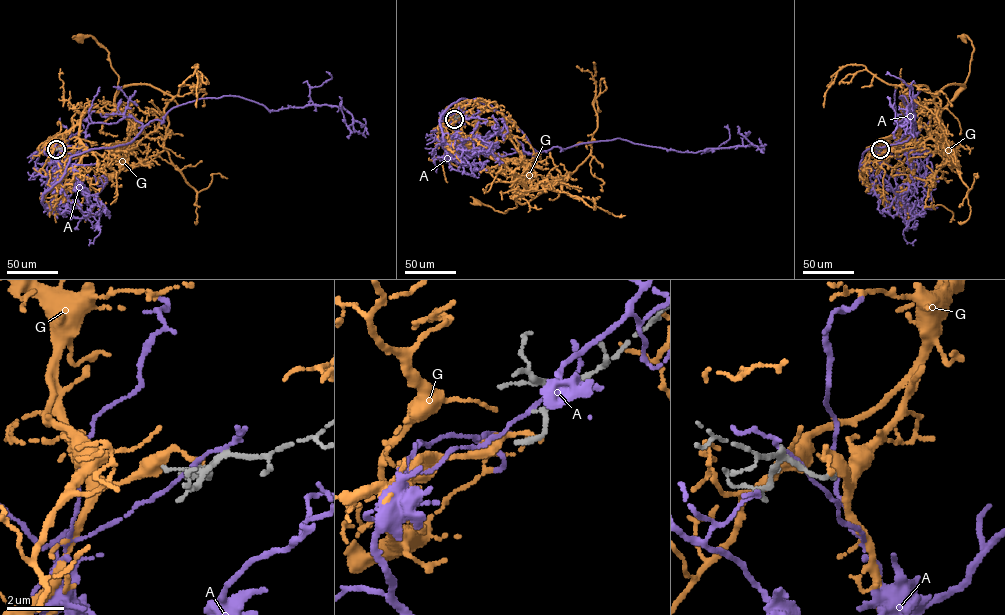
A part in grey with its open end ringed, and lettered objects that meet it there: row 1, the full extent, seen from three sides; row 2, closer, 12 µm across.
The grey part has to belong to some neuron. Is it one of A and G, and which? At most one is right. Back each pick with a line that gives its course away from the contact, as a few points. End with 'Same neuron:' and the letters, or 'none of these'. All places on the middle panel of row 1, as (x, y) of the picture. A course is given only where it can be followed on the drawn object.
Same neuron: none of these

